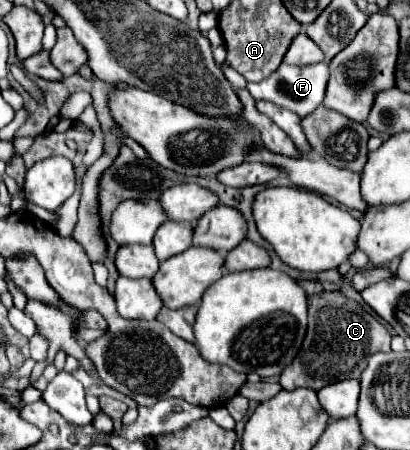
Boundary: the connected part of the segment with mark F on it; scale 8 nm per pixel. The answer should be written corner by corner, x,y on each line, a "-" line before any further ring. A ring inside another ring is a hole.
283,63
283,65
279,65
277,71
273,71
263,81
247,83
247,89
255,101
271,101
279,107
285,107
285,109
297,113
299,117
307,117
323,103
327,81
329,81
329,67
325,63
305,65
305,67
293,67
293,65

